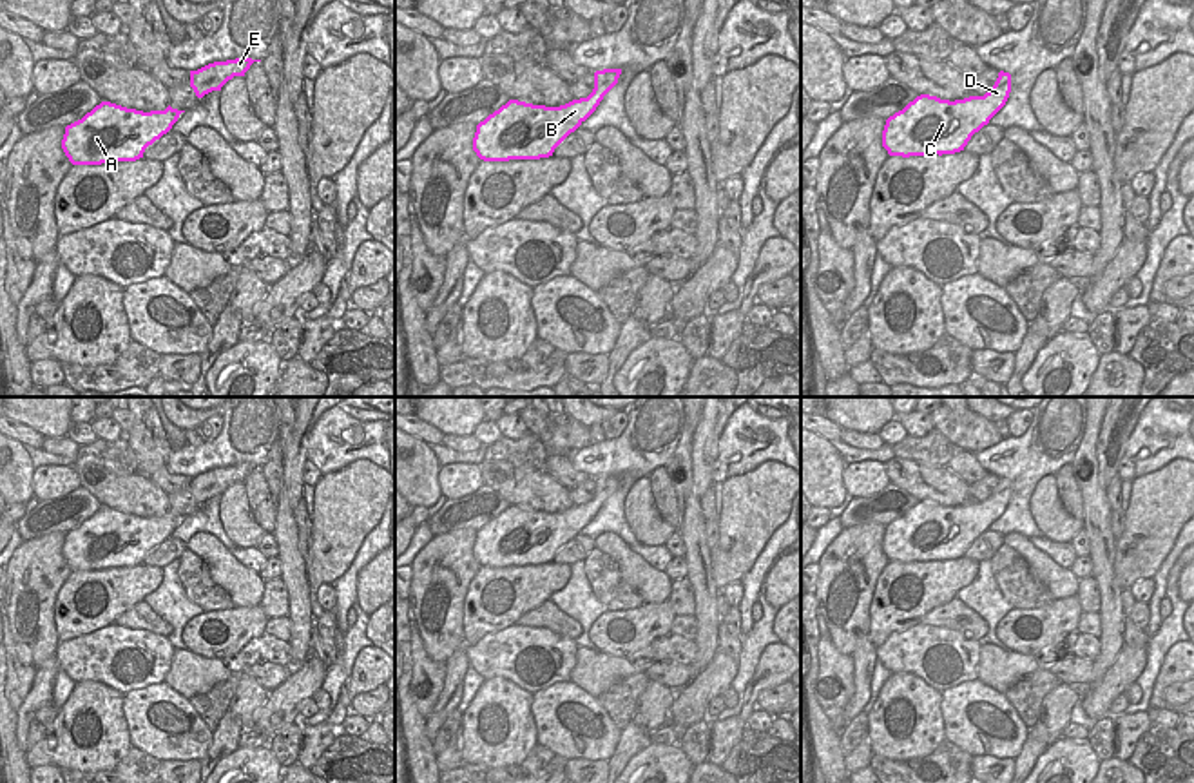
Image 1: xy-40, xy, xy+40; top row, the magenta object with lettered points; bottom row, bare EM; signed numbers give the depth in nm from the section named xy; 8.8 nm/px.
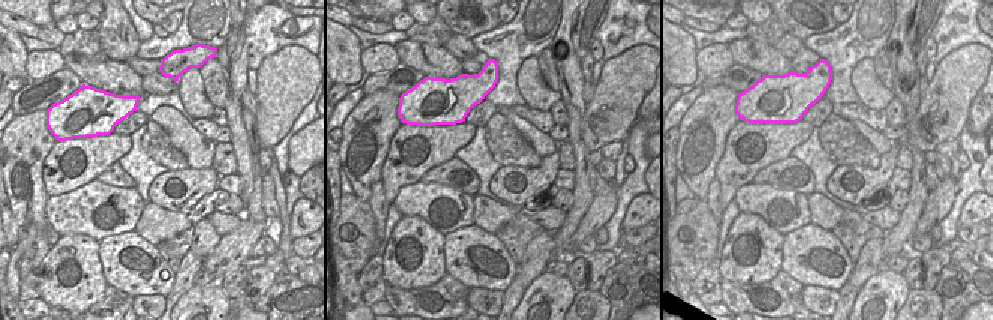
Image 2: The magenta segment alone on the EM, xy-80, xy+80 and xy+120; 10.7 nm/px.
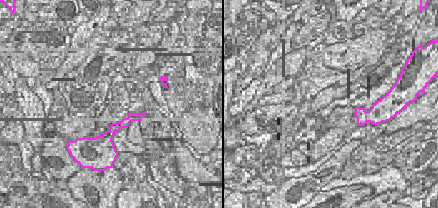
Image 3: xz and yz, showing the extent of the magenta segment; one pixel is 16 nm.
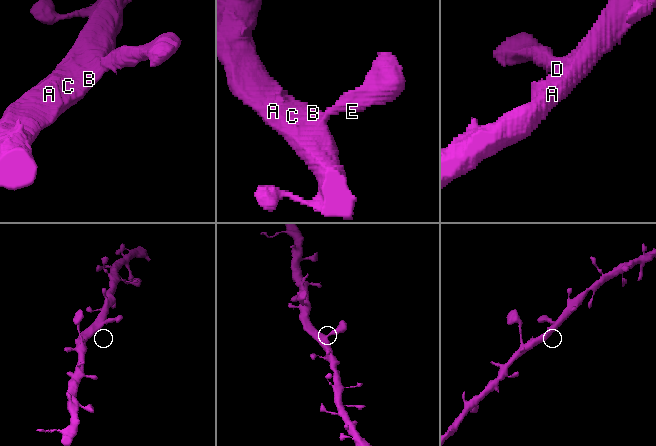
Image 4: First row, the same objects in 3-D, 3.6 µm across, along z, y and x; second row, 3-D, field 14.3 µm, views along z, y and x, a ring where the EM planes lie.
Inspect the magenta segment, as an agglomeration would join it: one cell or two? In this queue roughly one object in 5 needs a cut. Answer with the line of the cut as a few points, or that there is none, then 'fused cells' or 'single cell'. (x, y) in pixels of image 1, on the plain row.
no cut; single cell

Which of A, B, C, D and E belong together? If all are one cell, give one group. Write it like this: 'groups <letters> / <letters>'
groups A B C D E

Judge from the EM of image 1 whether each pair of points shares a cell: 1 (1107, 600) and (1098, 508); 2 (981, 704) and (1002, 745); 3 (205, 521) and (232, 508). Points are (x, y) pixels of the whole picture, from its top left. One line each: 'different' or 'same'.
1: same
2: same
3: different

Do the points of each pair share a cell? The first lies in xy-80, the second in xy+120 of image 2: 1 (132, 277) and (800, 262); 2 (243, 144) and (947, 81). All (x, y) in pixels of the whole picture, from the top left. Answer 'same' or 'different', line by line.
1: same
2: different

